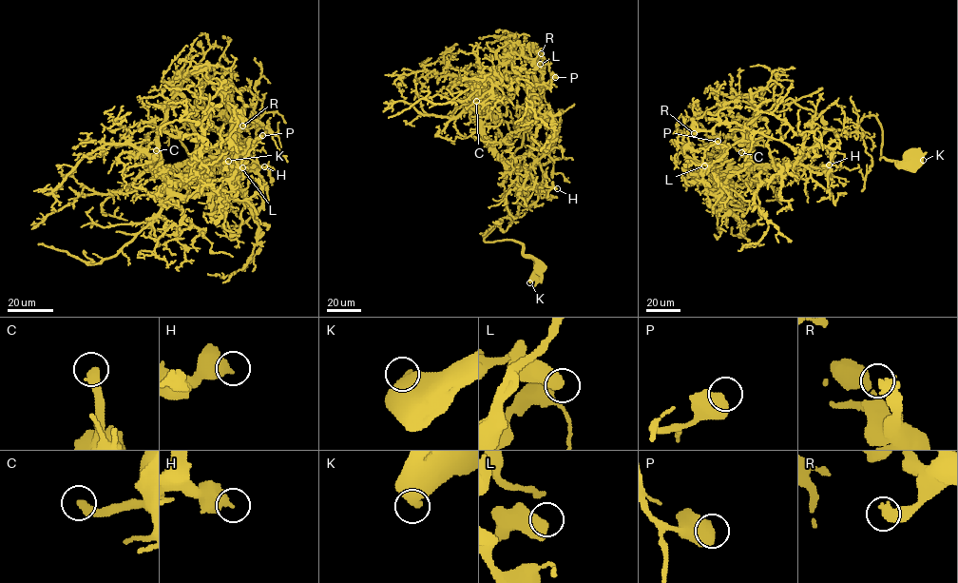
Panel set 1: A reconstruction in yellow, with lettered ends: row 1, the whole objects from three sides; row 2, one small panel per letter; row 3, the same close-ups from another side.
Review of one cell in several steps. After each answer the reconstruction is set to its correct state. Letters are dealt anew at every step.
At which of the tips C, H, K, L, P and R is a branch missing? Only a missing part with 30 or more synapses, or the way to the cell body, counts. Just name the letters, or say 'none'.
C

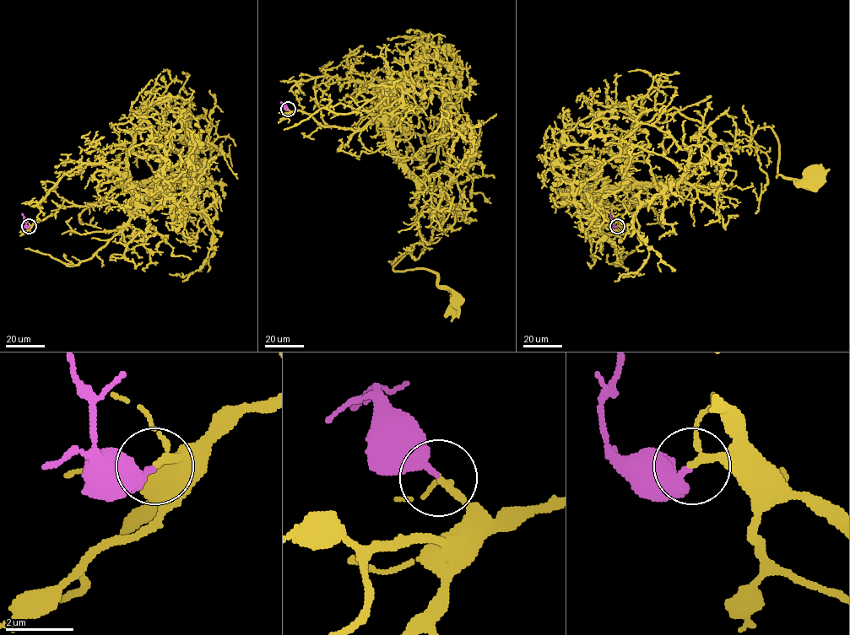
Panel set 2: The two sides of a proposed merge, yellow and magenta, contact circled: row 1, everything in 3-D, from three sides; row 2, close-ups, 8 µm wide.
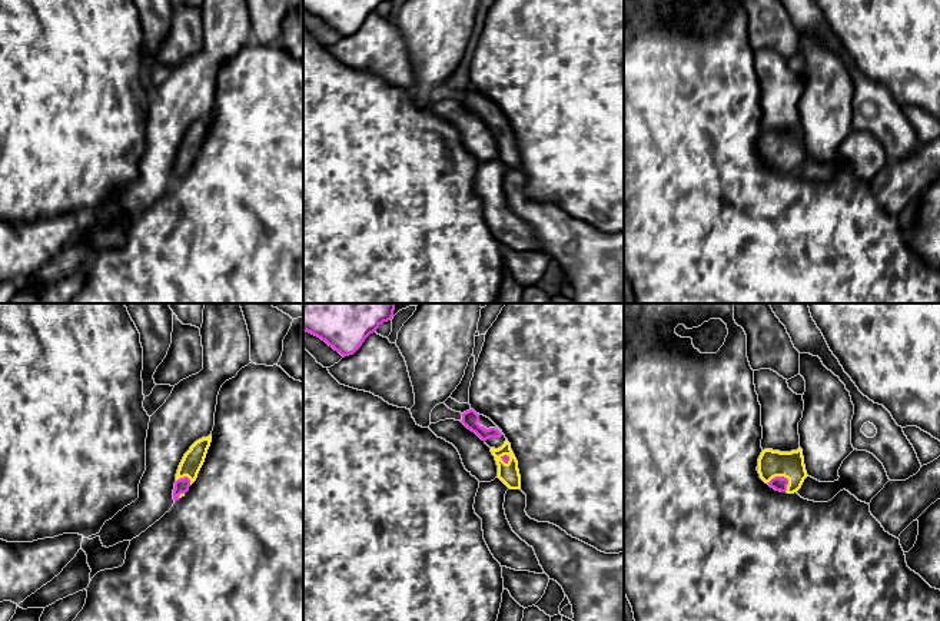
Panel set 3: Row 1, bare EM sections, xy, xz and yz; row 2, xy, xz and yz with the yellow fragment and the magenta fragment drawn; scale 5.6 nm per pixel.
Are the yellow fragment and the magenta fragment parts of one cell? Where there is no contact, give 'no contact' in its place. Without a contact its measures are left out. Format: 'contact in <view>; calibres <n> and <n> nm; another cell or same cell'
contact in yz; calibres 150 and 80 nm; same cell

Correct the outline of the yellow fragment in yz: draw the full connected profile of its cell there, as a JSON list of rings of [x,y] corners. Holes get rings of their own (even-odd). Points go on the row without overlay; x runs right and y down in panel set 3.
[[[764,129],[758,137],[760,157],[780,172],[797,172],[808,156],[803,129],[780,132]]]

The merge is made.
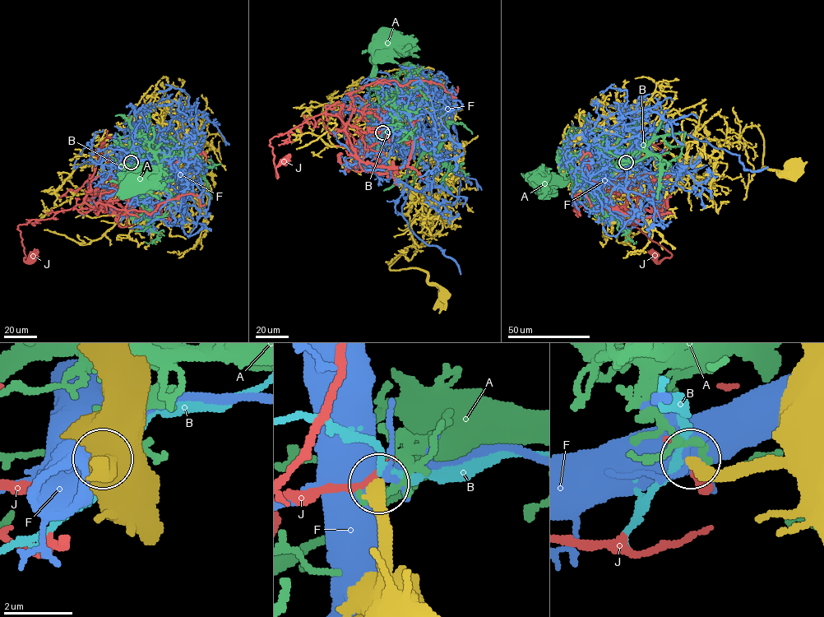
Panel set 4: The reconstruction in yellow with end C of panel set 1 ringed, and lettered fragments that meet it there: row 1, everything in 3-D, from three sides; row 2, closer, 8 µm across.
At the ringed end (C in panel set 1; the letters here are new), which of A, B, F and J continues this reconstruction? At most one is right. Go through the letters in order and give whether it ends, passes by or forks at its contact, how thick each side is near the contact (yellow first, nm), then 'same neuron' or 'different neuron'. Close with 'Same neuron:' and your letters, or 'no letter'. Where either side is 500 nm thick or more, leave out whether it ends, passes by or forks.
A: it ends there; 460 nm thick on the yellow side, 200 nm on the other; different neuron
B: it passes by; 400 nm thick on the yellow side, 240 nm on the other; different neuron
F: 440 nm thick on the yellow side, 850 nm on the other; different neuron
J: it ends there; 440 nm thick on the yellow side, 220 nm on the other; different neuron
Same neuron: no letter

